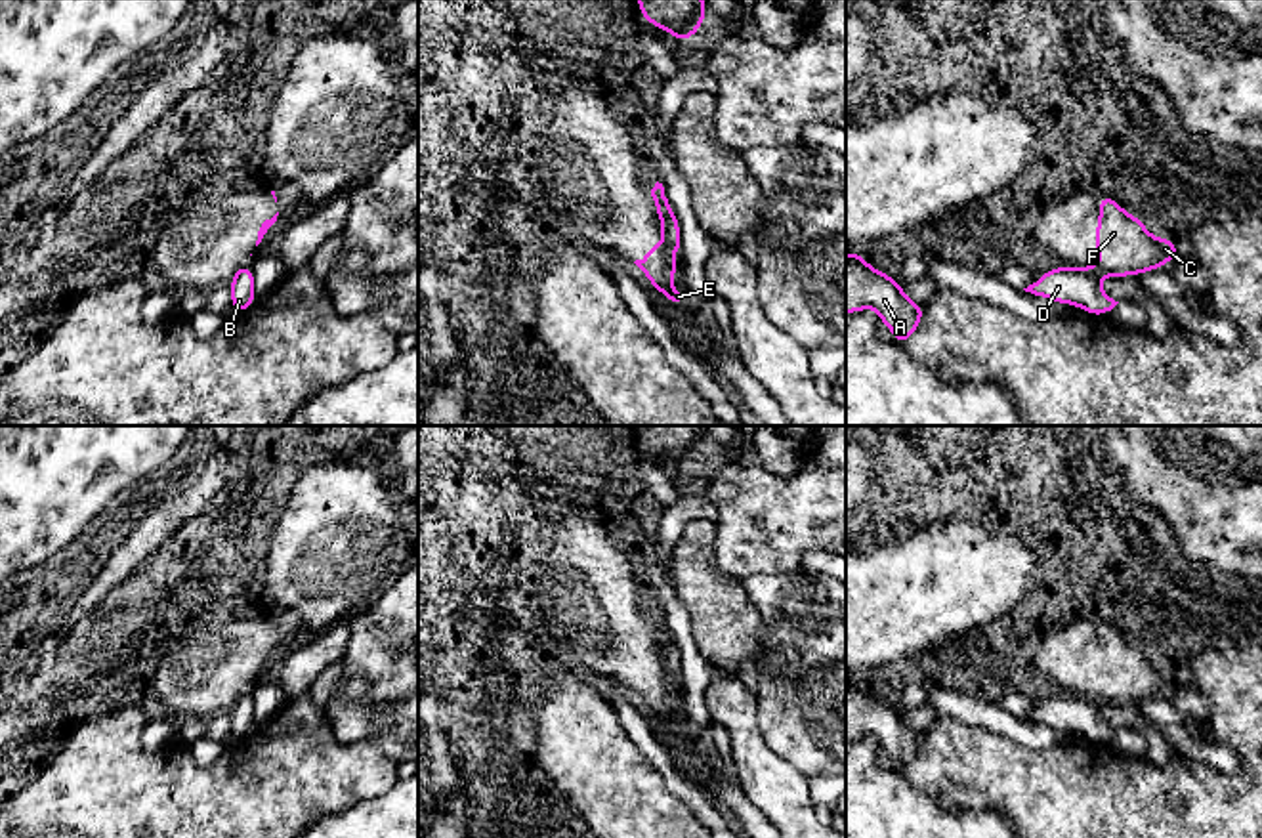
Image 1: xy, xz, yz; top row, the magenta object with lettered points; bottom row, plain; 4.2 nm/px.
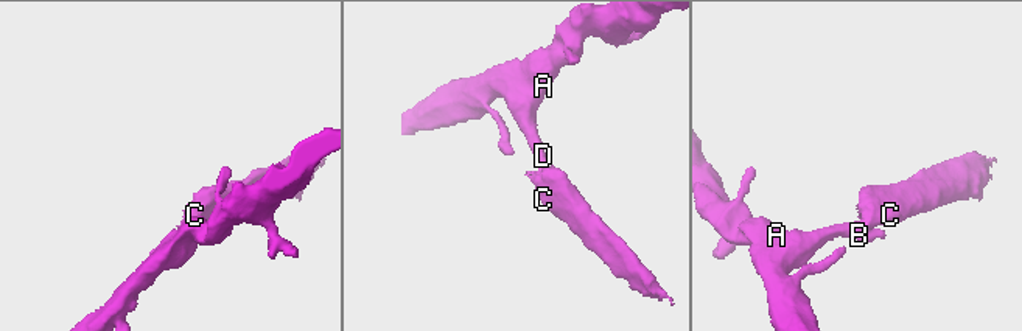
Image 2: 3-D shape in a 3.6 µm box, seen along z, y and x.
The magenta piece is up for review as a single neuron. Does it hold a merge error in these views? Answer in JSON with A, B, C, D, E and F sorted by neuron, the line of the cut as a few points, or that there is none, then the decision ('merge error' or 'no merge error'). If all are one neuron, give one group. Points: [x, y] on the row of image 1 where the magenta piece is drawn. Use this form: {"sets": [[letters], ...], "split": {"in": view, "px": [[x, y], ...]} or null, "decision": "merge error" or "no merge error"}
{"sets": [["A", "B", "D"], ["C", "E", "F"]], "split": {"in": "xz", "px": [[663, 233], [671, 252]]}, "decision": "merge error"}

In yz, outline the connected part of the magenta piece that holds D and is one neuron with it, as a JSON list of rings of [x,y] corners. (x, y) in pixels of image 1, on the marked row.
[[[1063,265],[1048,269],[1037,283],[1023,290],[1063,305],[1079,305],[1090,315],[1107,315],[1119,302],[1100,290],[1100,281],[1102,277],[1092,271]]]

